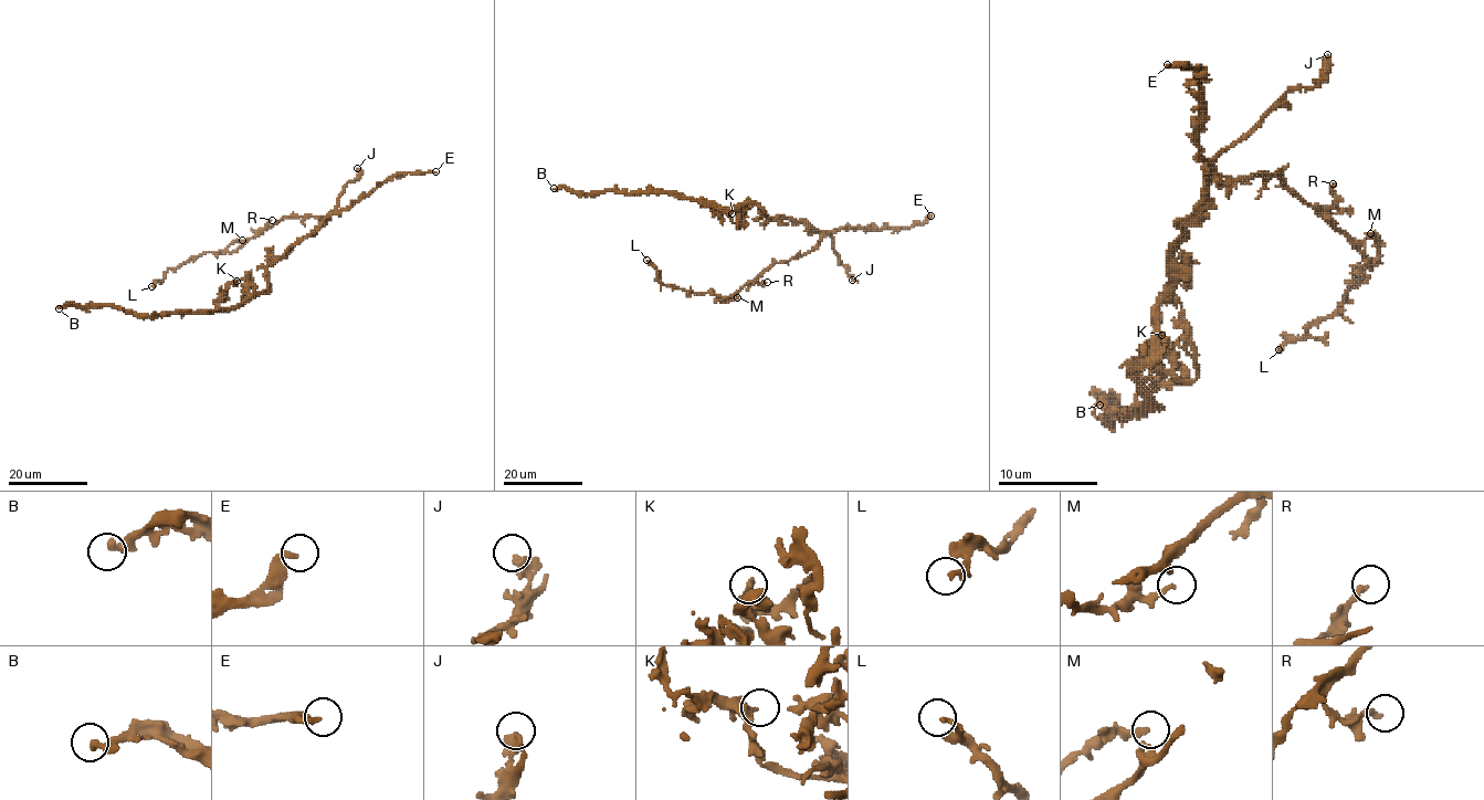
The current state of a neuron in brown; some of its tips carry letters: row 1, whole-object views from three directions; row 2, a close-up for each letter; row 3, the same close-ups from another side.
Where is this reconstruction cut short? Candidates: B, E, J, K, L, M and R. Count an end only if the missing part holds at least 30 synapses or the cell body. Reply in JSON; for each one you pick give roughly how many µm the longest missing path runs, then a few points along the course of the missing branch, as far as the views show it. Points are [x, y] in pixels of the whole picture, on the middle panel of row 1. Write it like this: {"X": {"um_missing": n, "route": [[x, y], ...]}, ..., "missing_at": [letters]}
{"E": {"um_missing": 20, "route": [[930, 216], [962, 207], [976, 209]]}, "missing_at": ["E"]}

